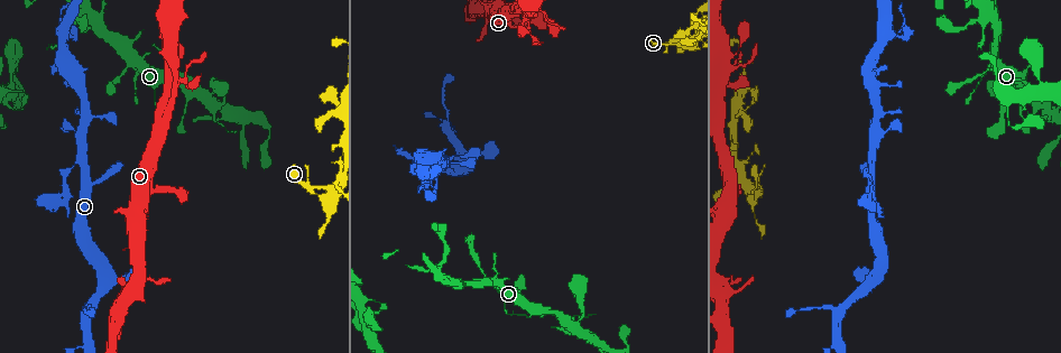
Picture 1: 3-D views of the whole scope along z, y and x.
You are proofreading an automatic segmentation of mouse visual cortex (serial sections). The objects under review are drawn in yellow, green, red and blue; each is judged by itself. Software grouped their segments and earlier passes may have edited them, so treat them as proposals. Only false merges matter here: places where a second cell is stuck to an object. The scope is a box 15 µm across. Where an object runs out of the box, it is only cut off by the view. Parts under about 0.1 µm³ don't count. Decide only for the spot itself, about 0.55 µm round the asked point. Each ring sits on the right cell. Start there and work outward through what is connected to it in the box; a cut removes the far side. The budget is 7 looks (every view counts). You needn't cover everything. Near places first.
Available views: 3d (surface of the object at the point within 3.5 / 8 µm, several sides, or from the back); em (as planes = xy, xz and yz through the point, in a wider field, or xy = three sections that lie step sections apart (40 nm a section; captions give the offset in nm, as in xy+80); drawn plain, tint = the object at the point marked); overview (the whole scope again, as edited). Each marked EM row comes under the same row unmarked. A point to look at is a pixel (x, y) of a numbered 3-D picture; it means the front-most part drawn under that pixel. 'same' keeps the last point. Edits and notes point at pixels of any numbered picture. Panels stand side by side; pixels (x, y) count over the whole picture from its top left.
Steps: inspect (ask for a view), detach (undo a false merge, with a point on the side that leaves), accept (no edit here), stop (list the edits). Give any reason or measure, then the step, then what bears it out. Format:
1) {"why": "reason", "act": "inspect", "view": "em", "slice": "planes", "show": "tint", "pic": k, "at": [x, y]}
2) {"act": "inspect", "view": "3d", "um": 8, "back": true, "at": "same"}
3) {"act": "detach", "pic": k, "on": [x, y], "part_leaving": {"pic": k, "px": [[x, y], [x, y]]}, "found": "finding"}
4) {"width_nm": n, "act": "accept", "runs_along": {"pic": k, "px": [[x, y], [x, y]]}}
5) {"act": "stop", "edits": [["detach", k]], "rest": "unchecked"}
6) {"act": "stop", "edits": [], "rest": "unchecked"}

{"why": "thin neck", "act": "inspect", "view": "3d", "um": 3.5, "pic": 1, "at": [871, 191]}

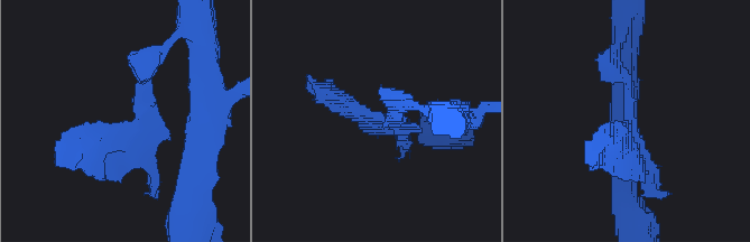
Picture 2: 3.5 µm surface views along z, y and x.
{"why": "need the tissue", "act": "inspect", "view": "em", "slice": "planes", "show": "tint", "pic": 2, "at": [132, 120]}

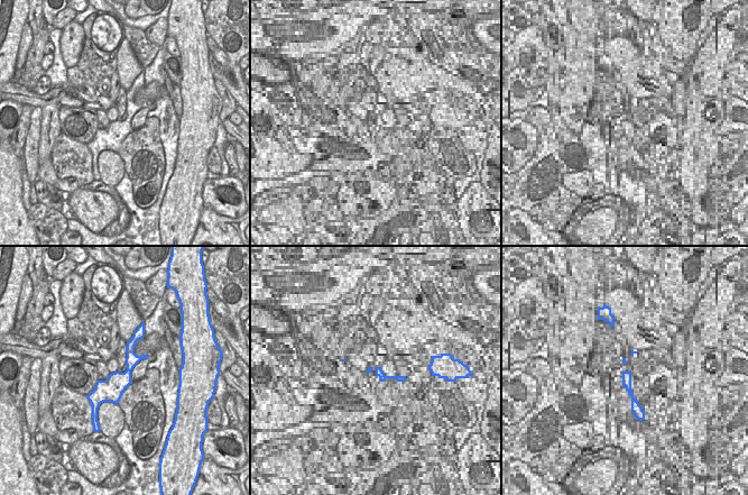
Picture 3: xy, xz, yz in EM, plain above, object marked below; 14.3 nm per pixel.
{"act": "accept", "runs_along": {"pic": 2, "px": [[150, 63], [137, 118], [72, 141]]}, "found": "all the same cell"}

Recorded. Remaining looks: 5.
{"why": "three-way junction", "act": "inspect", "view": "em", "slice": "xy", "step": 1, "show": "tint", "pic": 1, "at": [495, 282]}

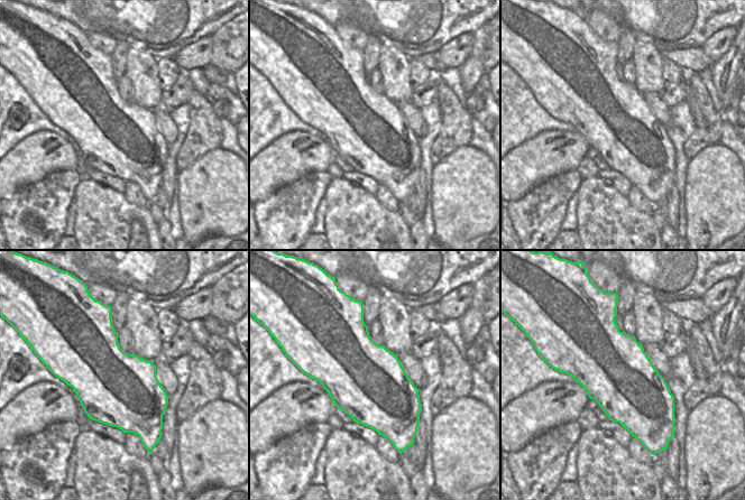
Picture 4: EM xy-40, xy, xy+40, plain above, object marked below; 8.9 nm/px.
{"act": "inspect", "view": "3d", "um": 3.5, "at": "same"}

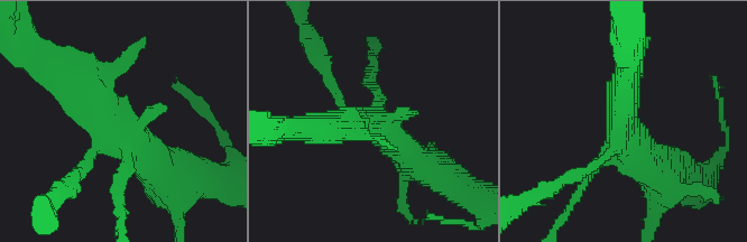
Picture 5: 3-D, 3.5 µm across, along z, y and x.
{"act": "accept", "runs_along": {"pic": 5, "px": [[163, 177], [98, 104], [63, 74]]}, "found": "one cell here"}

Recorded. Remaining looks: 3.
{"why": "abrupt turn", "act": "inspect", "view": "3d", "um": 3.5, "pic": 1, "at": [77, 39]}

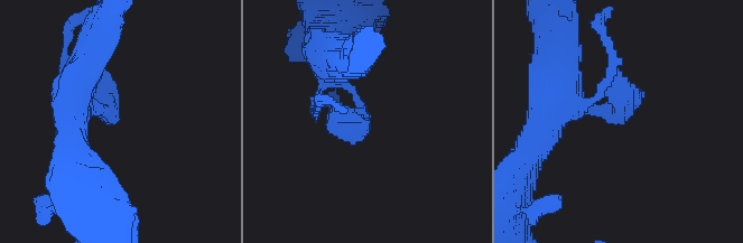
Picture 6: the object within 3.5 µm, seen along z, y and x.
{"act": "inspect", "view": "em", "slice": "xy", "step": 2, "show": "tint", "pic": 6, "at": [611, 110]}

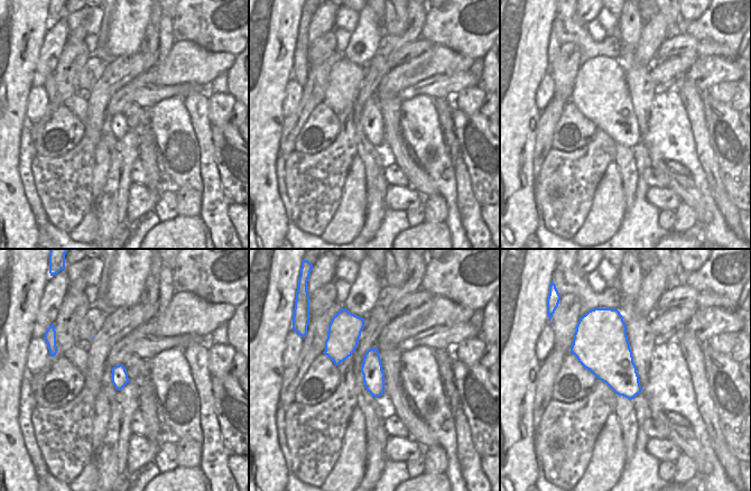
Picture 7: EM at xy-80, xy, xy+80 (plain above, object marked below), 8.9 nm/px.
{"act": "accept", "runs_along": {"pic": 6, "px": [[555, 111], [618, 108], [612, 66]]}, "found": "one cell here"}

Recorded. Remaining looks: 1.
{"act": "stop", "edits": [], "rest": "unchecked"}

